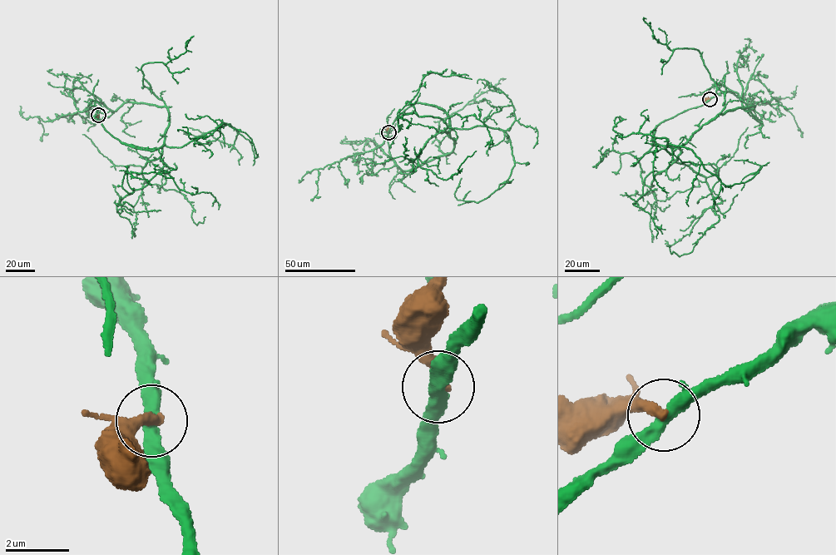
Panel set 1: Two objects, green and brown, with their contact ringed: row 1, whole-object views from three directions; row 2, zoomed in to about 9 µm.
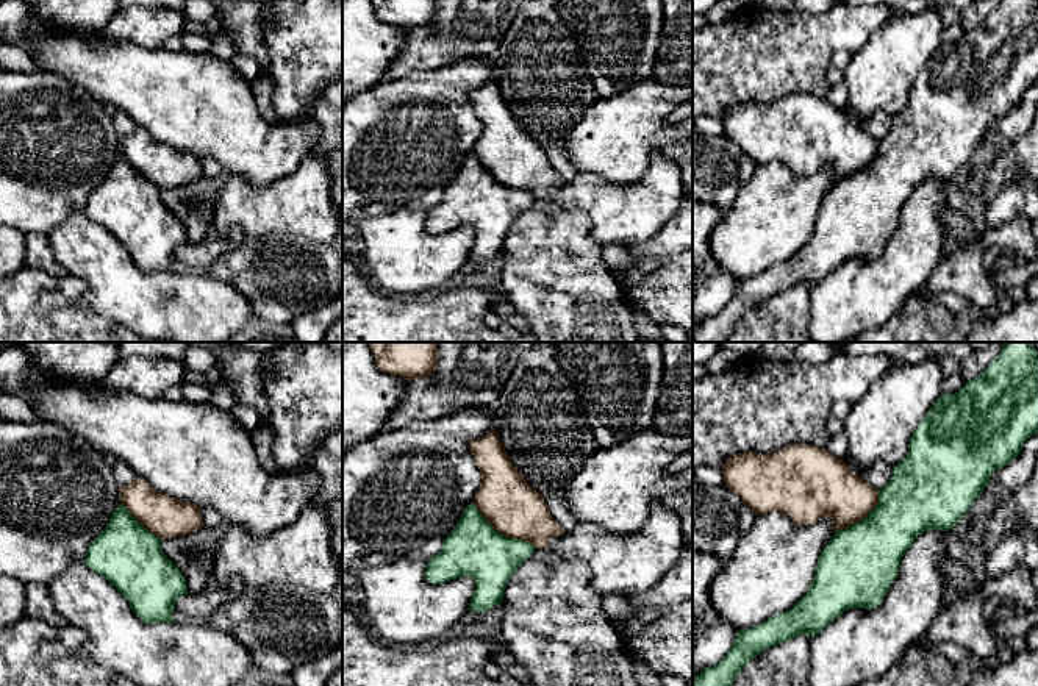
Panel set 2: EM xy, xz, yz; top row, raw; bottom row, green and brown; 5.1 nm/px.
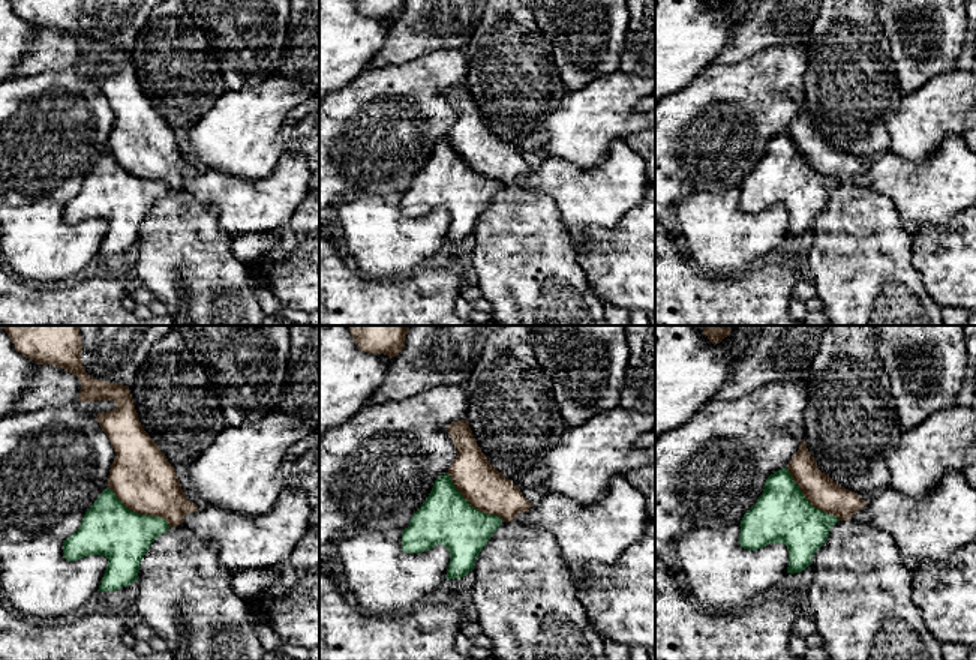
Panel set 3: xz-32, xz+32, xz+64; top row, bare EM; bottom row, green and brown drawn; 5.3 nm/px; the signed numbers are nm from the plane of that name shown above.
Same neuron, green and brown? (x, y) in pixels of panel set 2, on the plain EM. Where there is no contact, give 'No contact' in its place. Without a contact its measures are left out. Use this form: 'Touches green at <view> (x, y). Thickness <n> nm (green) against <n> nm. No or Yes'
Touches green at xz (502, 185). Thickness 280 nm (green) against 280 nm. No

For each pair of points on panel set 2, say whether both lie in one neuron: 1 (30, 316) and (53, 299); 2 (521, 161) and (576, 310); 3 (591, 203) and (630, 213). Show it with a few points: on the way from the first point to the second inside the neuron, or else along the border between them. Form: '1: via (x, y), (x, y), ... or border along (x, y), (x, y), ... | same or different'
1: via (36, 316), (47, 305) | same
2: via (541, 199), (554, 272) | same
3: via (601, 203), (621, 213) | same

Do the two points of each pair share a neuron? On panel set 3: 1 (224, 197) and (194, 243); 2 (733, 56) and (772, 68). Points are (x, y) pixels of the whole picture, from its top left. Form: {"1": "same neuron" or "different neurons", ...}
{"1": "different neurons", "2": "different neurons"}

